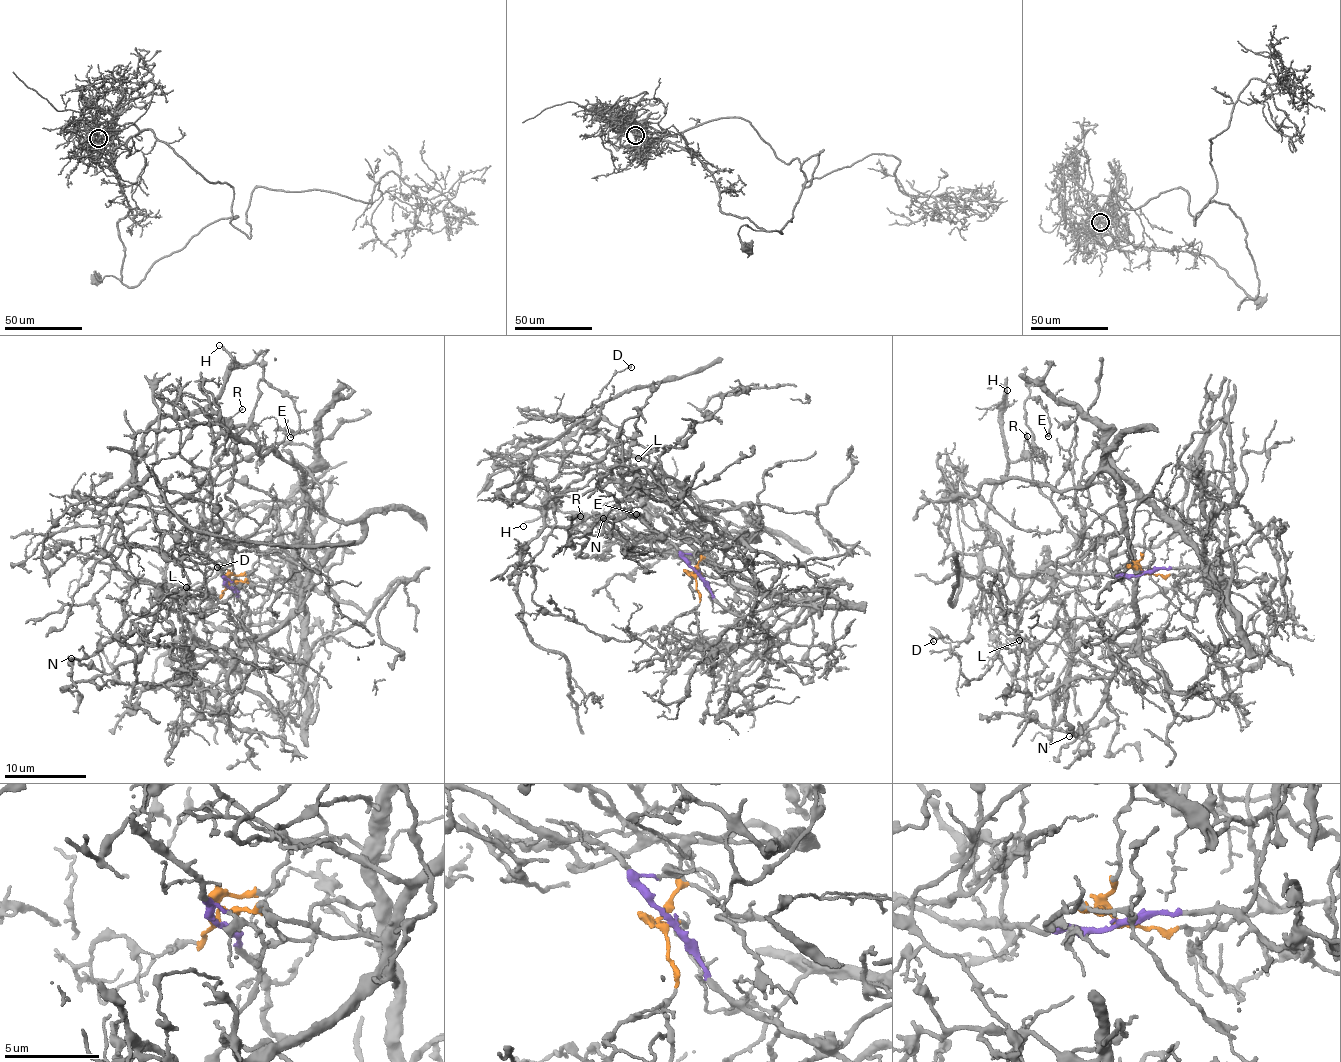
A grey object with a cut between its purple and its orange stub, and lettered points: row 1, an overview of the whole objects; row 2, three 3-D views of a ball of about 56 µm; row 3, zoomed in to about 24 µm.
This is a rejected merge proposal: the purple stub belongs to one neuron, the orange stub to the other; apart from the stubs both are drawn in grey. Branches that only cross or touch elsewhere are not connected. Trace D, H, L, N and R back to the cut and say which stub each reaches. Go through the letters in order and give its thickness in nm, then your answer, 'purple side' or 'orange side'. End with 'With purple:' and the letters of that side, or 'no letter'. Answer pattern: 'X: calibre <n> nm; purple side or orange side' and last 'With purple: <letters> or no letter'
D: calibre 110 nm; purple side
H: calibre 170 nm; purple side
L: calibre 150 nm; orange side
N: calibre 150 nm; orange side
R: calibre 130 nm; purple side
With purple: D, H, R

